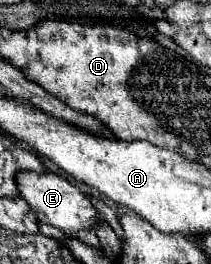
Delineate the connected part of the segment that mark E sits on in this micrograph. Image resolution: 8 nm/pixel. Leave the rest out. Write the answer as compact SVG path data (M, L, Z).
M21 171L17 173L17 189L19 197L27 201L41 223L63 229L65 233L79 233L83 229L91 229L93 223L101 221L97 211L91 207L91 201L85 193L81 193L75 185L71 185L65 177L57 173L37 173L37 171Z

